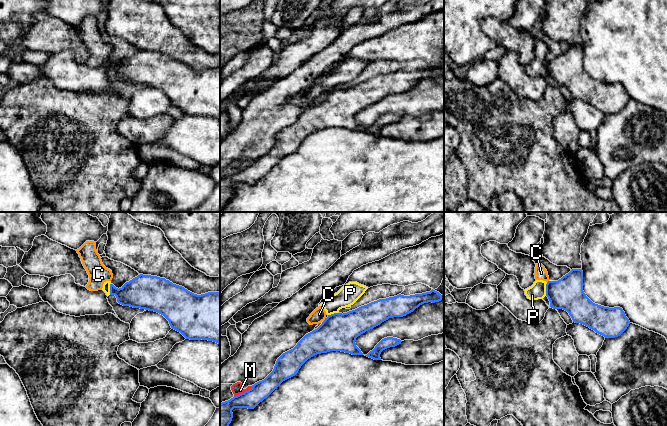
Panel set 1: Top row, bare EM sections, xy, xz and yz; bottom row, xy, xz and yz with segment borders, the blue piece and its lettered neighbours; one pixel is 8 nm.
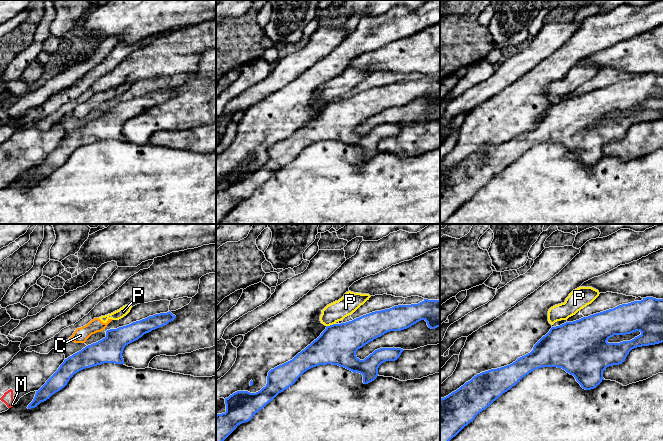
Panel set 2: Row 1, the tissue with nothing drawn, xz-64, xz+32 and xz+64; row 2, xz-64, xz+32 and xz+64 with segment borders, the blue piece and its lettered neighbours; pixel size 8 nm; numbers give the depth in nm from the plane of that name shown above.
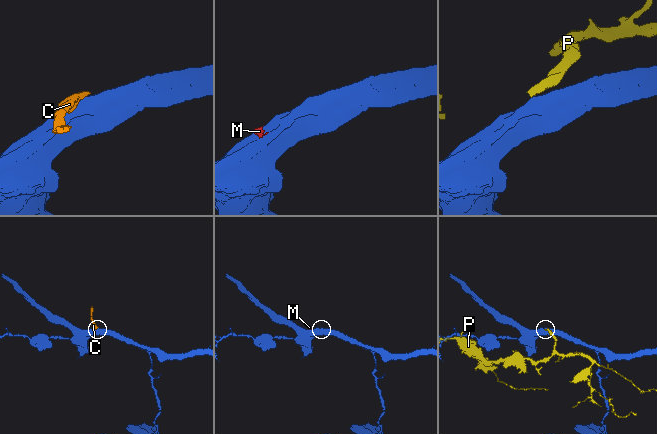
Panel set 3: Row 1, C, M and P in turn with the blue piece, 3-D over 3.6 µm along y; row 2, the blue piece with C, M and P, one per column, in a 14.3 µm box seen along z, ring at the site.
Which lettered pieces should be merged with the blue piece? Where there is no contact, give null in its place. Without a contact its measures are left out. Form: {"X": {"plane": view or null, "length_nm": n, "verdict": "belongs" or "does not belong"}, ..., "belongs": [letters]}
{"C": {"plane": "xz", "length_nm": 40, "verdict": "does not belong"}, "M": {"plane": "xz", "length_nm": 170, "verdict": "does not belong"}, "P": {"plane": "yz", "length_nm": 110, "verdict": "does not belong"}, "belongs": []}

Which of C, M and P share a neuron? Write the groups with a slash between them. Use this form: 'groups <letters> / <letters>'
groups C P / M

